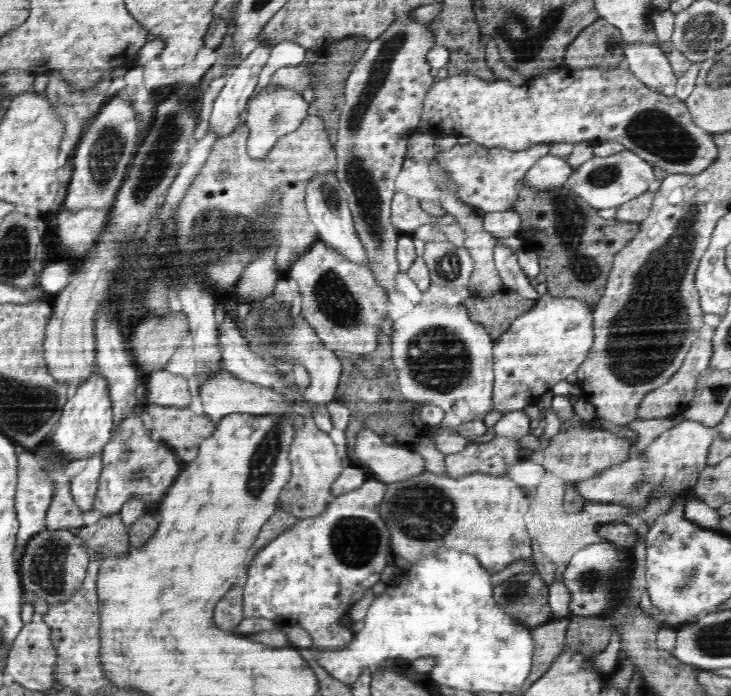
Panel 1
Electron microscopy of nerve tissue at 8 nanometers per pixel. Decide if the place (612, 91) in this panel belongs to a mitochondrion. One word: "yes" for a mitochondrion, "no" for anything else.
no

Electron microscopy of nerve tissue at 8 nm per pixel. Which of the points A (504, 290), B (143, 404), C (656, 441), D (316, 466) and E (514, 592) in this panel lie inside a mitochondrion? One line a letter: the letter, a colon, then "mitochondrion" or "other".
A: other
B: other
C: other
D: other
E: mitochondrion

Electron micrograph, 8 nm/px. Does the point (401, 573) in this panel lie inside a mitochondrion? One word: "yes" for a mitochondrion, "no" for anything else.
no

